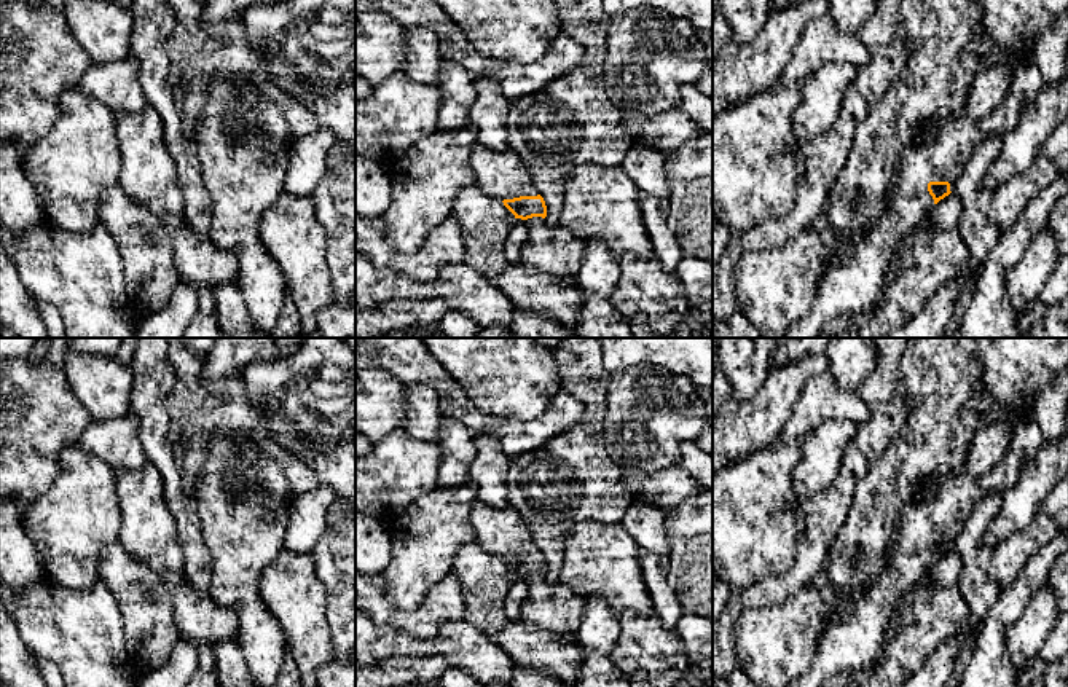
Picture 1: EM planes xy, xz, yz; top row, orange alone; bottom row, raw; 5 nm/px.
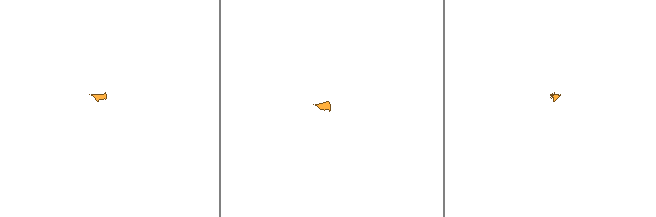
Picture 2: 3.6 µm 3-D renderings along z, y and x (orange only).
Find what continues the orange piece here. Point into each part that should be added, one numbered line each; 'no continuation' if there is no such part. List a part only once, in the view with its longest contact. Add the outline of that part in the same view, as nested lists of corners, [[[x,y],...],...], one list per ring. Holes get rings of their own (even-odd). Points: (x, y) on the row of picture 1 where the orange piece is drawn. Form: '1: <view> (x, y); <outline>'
1: yz (852, 287); [[[1009,65],[979,70],[956,116],[933,118],[928,139],[901,147],[894,186],[880,218],[842,257],[837,268],[823,274],[810,312],[794,319],[783,338],[819,338],[842,317],[859,314],[877,301],[885,269],[901,239],[934,206],[928,183],[948,182],[950,191],[955,191],[982,139],[979,120],[1007,96],[1007,73]]]

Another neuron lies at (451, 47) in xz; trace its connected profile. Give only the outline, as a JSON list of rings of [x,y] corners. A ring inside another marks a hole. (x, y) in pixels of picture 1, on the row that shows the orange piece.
[[[355,0],[355,13],[360,11],[383,11],[405,29],[432,30],[438,37],[443,59],[462,65],[472,75],[497,80],[510,104],[540,91],[555,78],[577,67],[585,56],[585,46],[580,41],[560,32],[547,54],[537,62],[518,65],[489,59],[465,40],[464,32],[435,0]]]

